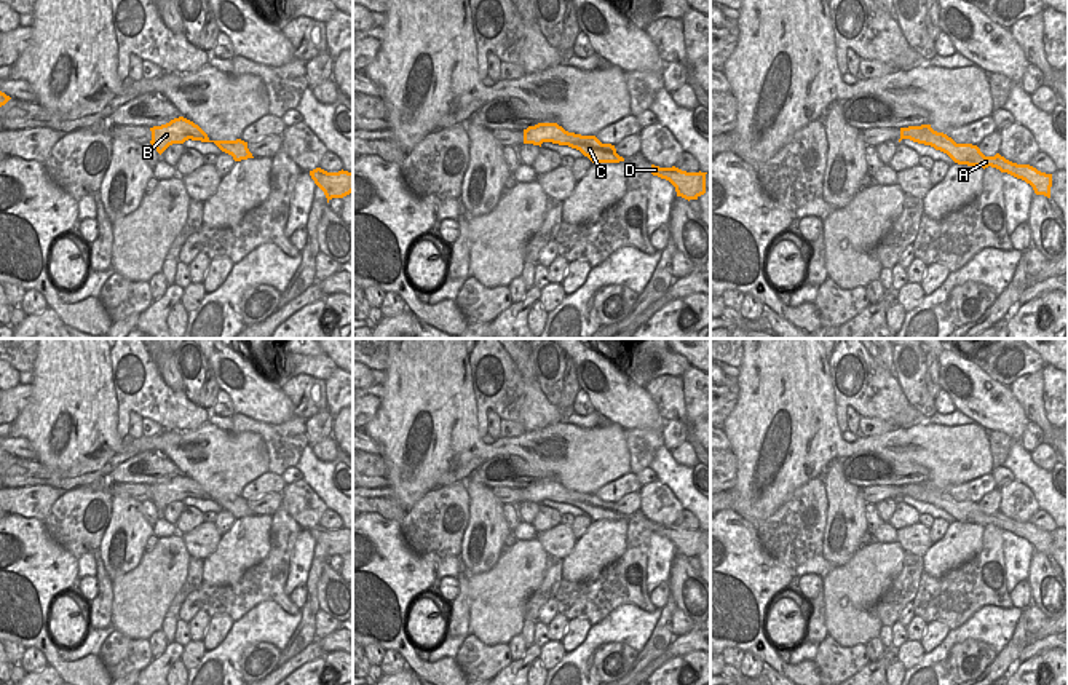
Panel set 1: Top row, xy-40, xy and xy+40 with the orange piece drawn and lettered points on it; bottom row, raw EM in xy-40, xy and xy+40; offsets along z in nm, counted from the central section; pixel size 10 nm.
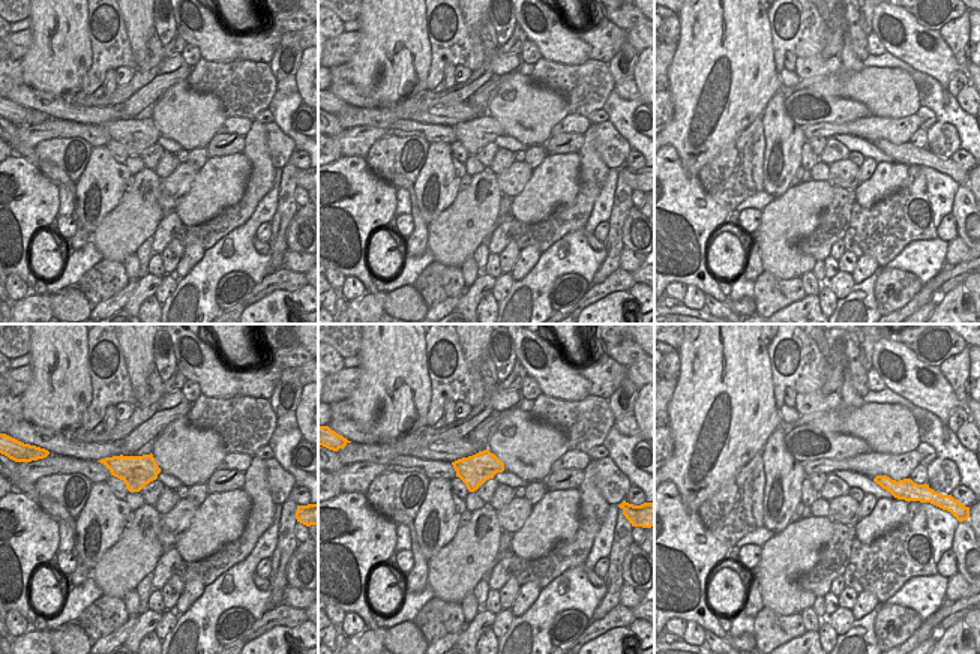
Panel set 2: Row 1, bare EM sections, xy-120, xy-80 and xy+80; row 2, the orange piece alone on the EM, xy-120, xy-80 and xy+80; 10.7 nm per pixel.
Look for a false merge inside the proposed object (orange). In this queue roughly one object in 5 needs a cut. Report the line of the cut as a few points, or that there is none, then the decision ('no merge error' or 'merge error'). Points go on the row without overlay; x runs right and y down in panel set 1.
no cut; no merge error

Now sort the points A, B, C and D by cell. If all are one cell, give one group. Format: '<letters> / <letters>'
A B C D

